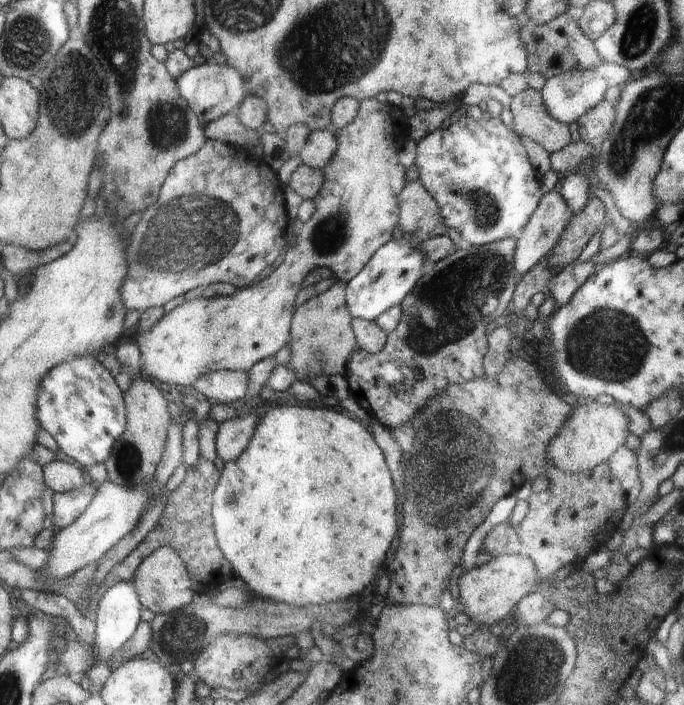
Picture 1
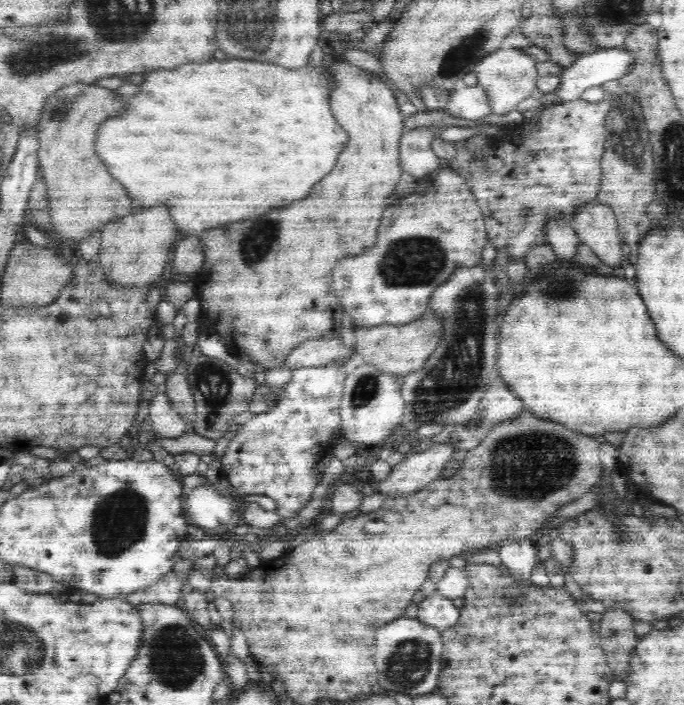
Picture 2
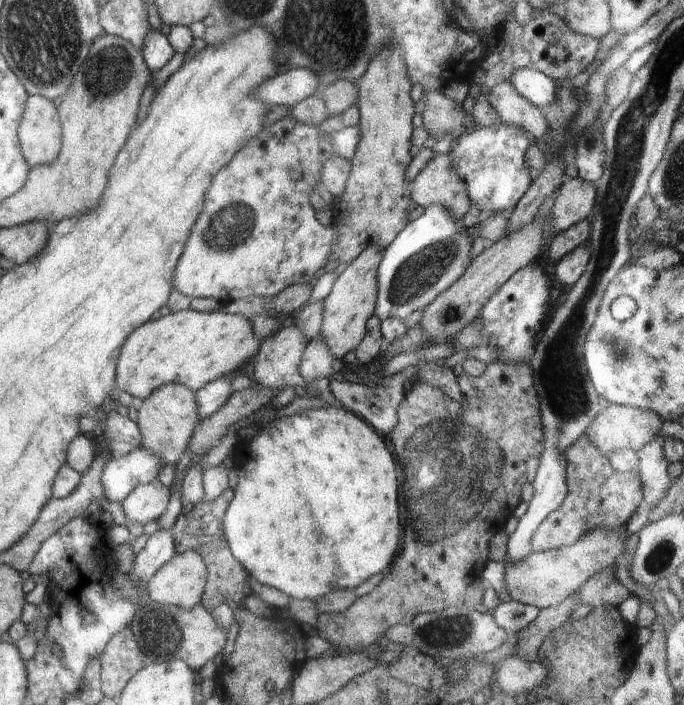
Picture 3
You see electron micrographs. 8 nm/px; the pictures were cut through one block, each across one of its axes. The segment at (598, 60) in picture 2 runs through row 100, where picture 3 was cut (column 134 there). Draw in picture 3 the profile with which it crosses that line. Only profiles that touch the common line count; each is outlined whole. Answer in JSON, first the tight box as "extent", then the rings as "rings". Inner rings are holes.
{"extent":[129,528,176,585],"rings":[[[171,528],[156,531],[134,558],[129,574],[147,585],[152,576],[176,554],[176,540]]]}

